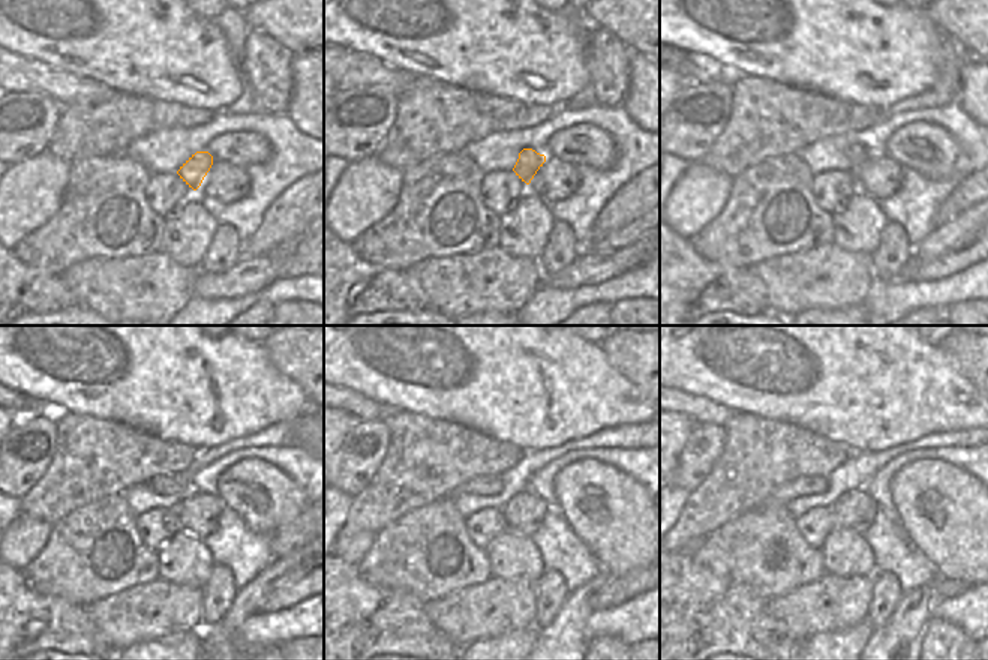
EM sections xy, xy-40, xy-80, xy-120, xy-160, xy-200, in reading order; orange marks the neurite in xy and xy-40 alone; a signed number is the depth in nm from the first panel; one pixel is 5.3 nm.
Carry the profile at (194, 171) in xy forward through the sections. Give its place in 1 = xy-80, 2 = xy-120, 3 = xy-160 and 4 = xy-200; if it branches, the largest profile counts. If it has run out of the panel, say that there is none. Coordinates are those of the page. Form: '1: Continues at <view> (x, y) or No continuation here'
1: Continues at xy-80 (856, 155)
2: Continues at xy-120 (180, 482)
3: Continues at xy-160 (489, 486)
4: Continues at xy-200 (783, 495)

